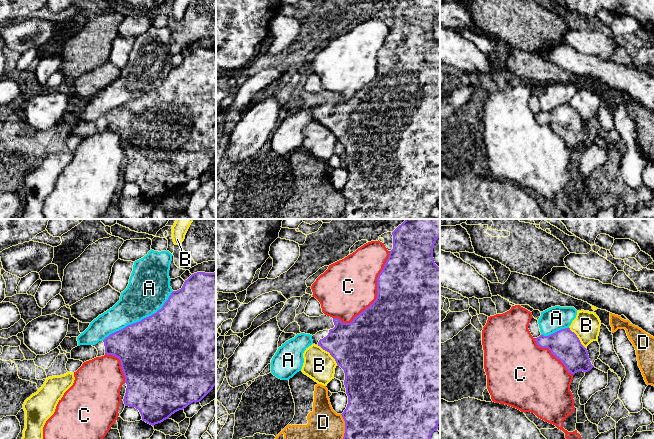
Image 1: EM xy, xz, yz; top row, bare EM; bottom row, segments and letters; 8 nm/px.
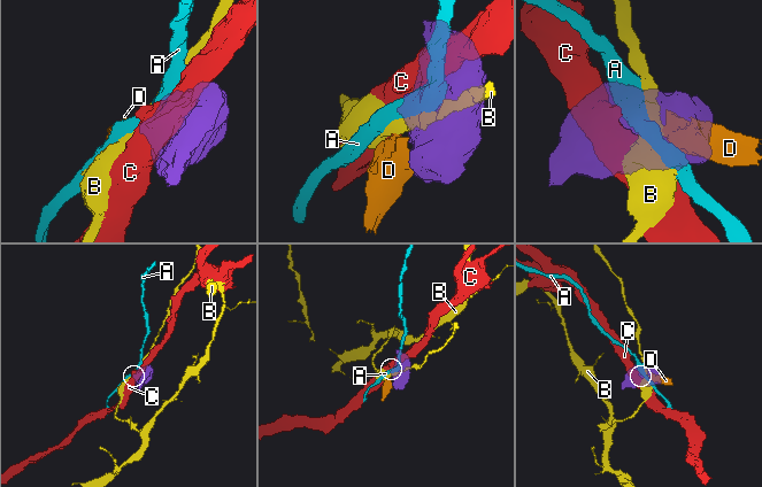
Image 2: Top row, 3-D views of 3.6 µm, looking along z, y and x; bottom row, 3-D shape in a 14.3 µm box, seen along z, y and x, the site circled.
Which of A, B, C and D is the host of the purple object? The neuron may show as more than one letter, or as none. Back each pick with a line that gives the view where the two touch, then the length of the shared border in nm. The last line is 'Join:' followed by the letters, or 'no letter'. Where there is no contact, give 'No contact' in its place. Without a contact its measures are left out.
Join: no letter

